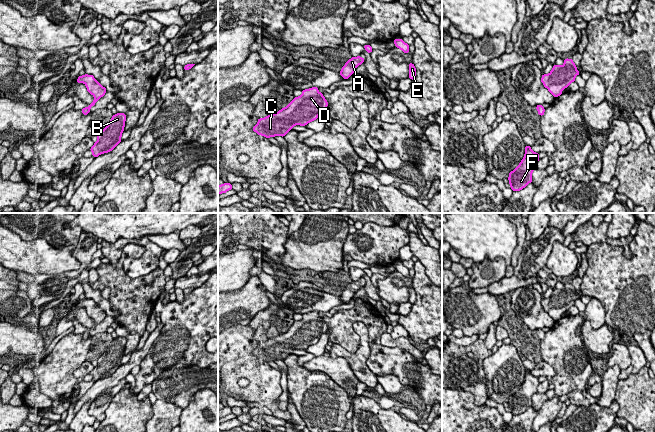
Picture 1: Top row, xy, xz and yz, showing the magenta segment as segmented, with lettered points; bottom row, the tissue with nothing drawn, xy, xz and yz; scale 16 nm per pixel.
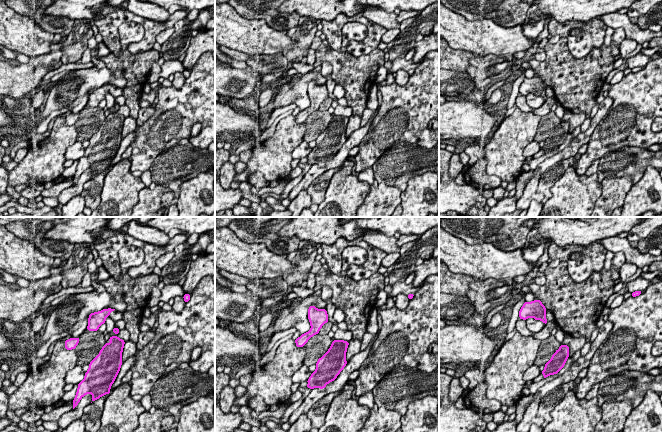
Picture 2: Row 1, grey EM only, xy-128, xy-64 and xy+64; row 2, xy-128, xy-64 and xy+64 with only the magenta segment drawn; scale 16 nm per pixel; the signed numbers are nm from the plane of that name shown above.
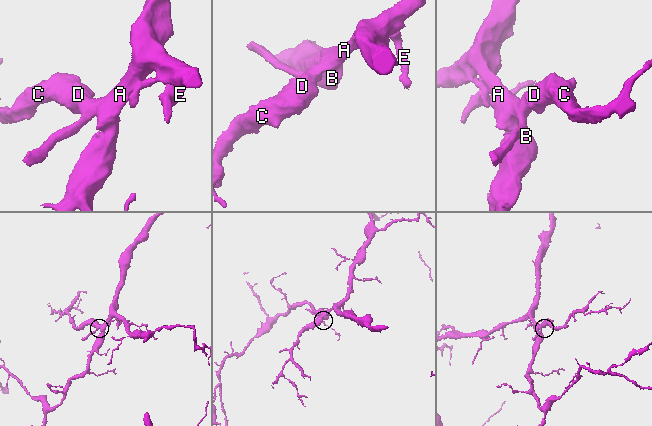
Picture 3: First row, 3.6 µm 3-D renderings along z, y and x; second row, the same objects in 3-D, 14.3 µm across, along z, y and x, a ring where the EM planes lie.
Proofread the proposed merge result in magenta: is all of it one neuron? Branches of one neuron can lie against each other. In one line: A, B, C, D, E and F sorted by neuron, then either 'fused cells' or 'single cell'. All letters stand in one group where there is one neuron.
groups A B C D E F; single cell

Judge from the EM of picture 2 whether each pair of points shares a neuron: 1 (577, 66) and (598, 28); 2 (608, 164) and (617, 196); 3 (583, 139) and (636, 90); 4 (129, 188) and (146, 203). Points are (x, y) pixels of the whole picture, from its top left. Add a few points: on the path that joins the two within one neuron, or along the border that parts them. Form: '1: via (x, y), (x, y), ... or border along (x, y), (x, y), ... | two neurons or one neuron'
1: border along (566, 42), (576, 57), (583, 57), (602, 44) | two neurons
2: border along (605, 178), (630, 175), (633, 183) | two neurons
3: border along (607, 109), (587, 144) | two neurons
4: border along (145, 187), (139, 192), (139, 200), (133, 206) | two neurons

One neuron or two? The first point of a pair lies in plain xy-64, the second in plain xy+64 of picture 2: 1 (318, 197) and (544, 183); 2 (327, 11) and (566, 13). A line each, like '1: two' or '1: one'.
1: one
2: one

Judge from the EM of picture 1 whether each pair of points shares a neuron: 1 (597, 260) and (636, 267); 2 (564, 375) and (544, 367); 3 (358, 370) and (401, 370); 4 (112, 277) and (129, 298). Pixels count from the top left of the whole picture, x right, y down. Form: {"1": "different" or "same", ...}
{"1": "same", "2": "different", "3": "different", "4": "same"}

